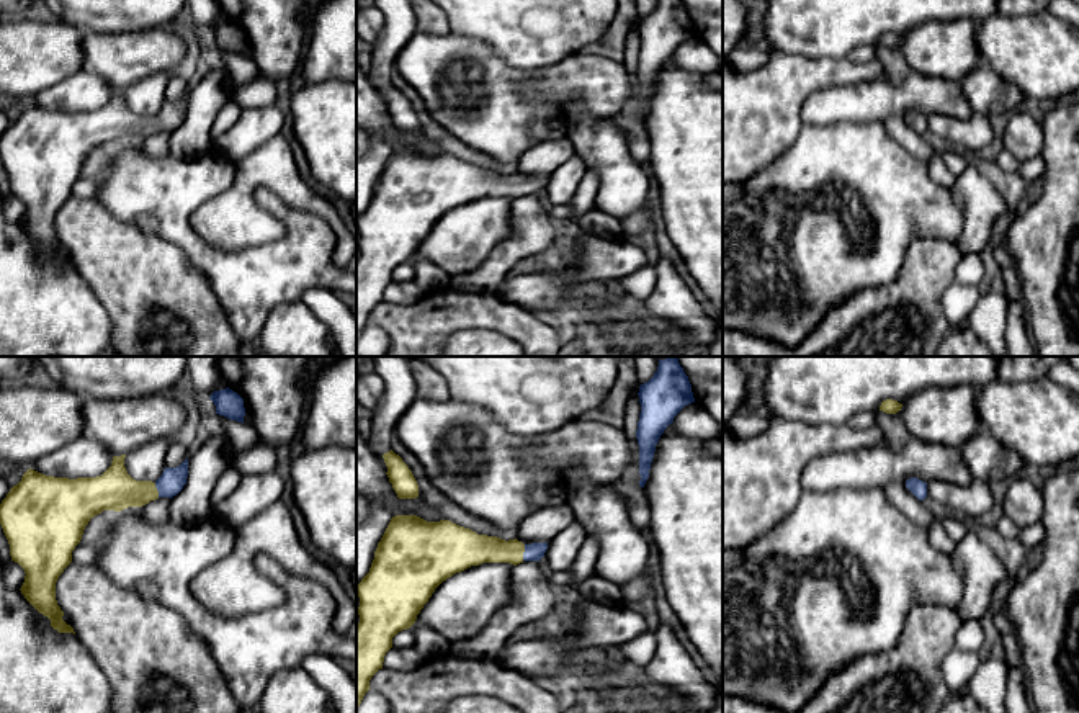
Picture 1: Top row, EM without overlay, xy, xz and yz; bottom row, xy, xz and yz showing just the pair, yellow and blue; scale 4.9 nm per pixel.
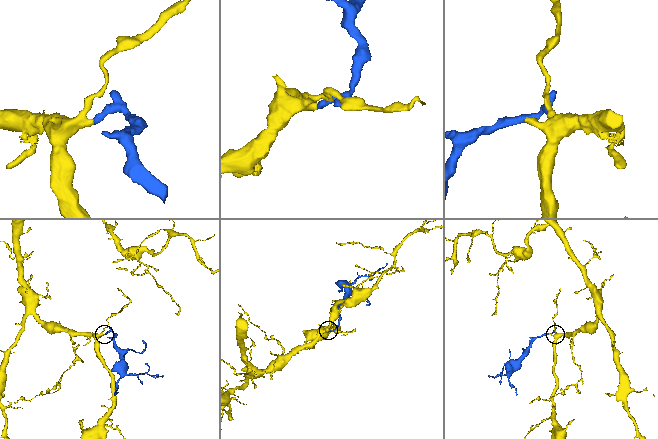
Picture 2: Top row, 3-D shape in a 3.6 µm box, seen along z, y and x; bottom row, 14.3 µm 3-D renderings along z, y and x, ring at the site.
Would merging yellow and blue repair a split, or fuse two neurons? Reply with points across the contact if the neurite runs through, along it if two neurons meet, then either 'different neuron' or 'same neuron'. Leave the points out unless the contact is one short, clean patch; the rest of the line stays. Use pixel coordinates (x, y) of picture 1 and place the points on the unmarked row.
across xz (473, 183), (523, 185), (535, 185) | same neuron

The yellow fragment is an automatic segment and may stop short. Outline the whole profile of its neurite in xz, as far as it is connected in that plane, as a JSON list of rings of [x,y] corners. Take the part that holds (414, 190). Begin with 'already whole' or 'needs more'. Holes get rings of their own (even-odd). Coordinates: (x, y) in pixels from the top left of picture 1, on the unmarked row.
needs more | [[[417,149],[391,152],[371,196],[369,206],[356,219],[360,231],[360,257],[356,258],[356,343],[369,324],[371,311],[383,303],[384,289],[392,281],[392,271],[410,262],[435,222],[456,206],[482,196],[540,195],[548,177],[523,178],[515,173],[477,168],[450,154],[427,155]]]

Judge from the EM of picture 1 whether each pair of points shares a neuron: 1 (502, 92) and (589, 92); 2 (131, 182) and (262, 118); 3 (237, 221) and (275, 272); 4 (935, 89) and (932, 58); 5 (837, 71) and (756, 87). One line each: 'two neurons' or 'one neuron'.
1: one neuron
2: two neurons
3: two neurons
4: two neurons
5: one neuron

